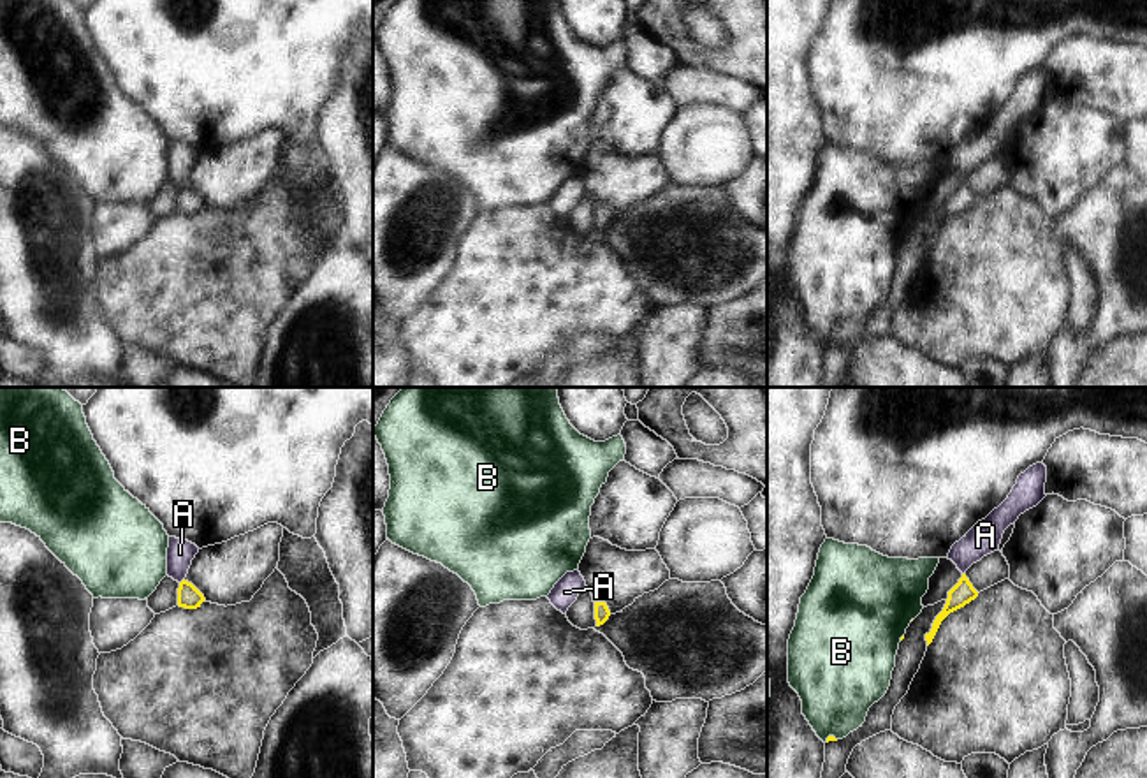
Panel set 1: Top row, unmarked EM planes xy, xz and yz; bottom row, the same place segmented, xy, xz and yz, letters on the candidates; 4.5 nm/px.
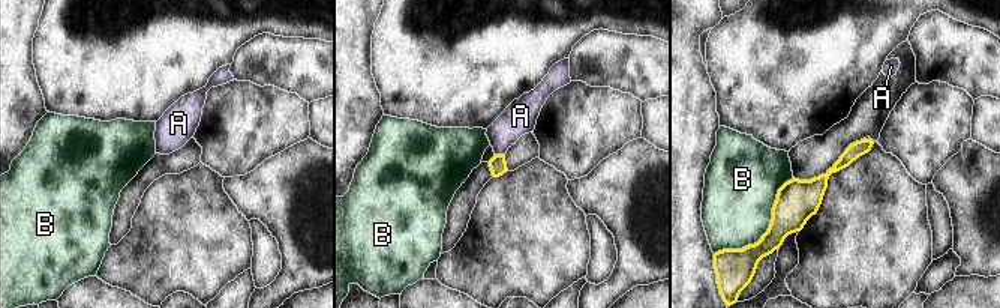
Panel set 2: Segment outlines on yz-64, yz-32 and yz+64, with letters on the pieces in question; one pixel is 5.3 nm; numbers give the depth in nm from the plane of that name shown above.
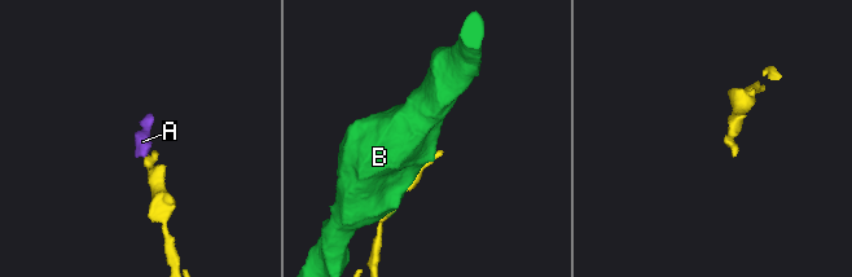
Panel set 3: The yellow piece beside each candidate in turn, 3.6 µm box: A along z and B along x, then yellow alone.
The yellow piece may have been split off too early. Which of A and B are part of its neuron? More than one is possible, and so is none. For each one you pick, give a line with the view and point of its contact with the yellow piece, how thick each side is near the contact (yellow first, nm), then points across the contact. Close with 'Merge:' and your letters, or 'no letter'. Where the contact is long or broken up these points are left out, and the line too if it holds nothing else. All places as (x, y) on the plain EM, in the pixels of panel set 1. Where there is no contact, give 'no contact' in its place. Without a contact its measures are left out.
A: meets yellow in xy at (182, 187); 110 nm thick on the yellow side, 130 nm on the other; runs through xy (189, 203), (182, 187), (180, 159)
Merge: A

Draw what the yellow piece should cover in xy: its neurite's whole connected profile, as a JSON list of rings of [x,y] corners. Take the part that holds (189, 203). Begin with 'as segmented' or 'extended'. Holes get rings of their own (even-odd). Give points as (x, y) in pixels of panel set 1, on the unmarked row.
extended; [[[169,143],[167,153],[167,181],[179,188],[178,211],[197,215],[206,206],[204,201],[185,183],[199,153],[188,146]]]

